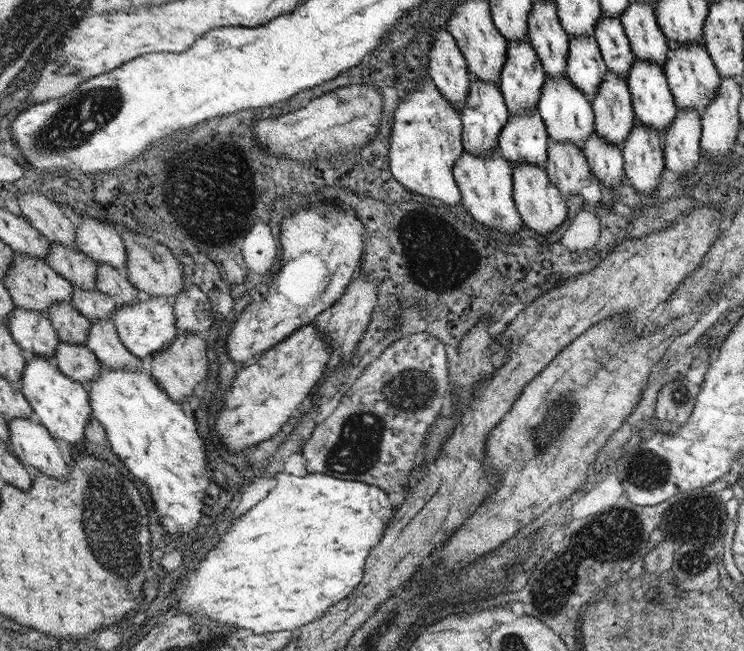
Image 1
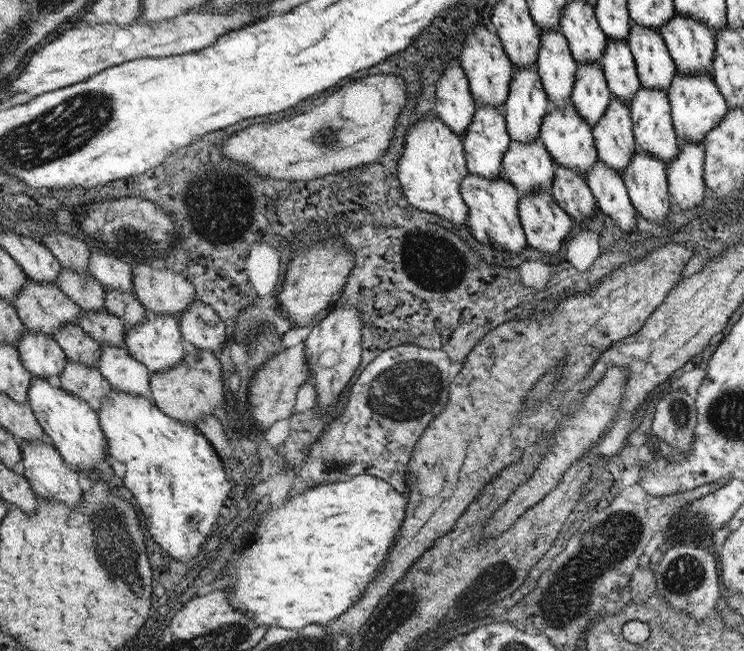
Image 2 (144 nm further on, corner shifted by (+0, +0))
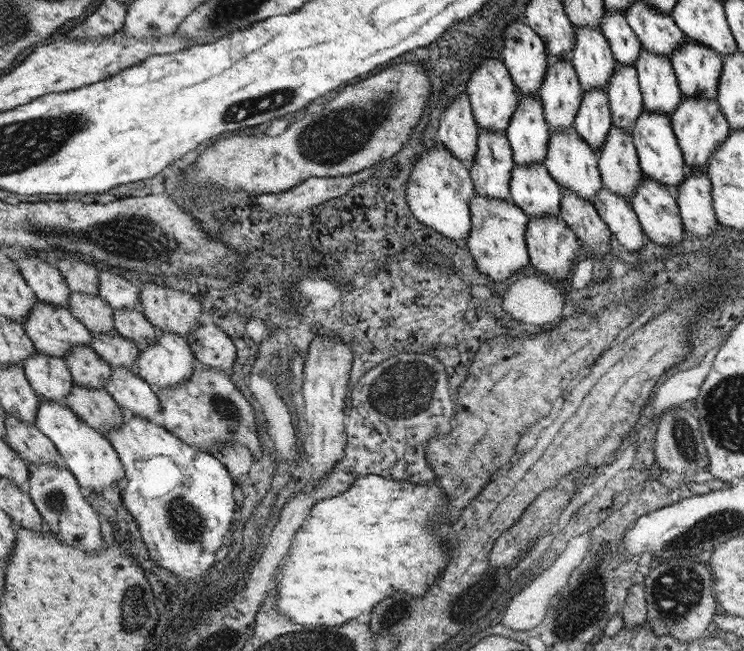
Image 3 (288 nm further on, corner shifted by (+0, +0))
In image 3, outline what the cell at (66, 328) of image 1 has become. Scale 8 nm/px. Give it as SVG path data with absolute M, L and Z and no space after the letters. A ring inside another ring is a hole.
M87 344L73 346L63 360L73 382L83 388L105 388L111 378L111 366Z

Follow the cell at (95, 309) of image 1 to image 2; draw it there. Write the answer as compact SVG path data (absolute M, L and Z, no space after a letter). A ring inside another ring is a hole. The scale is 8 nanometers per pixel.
M83 310L77 324L99 344L125 346L125 324L107 310Z

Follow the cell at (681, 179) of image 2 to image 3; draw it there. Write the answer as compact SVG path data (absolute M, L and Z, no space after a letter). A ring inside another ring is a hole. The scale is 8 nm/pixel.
M689 168L685 182L675 188L675 198L683 228L687 228L697 238L713 236L717 232L717 216L713 216L715 208L711 202L711 180L707 178L705 170Z

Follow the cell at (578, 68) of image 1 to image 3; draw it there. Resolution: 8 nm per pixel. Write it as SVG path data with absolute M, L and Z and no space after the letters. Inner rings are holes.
M583 90L583 102L579 106L579 114L575 116L573 130L579 132L595 154L599 154L611 128L607 90Z

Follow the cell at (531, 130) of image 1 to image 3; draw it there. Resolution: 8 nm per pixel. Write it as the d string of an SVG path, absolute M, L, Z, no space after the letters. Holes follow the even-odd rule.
M543 162L515 164L511 172L511 204L527 216L557 216L561 186L549 176Z

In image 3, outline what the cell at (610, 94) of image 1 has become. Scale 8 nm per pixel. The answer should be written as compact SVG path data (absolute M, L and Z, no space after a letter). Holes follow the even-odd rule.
M611 128L607 134L607 142L597 156L603 186L609 192L619 194L621 200L629 202L643 180L631 132L623 132L623 128Z

